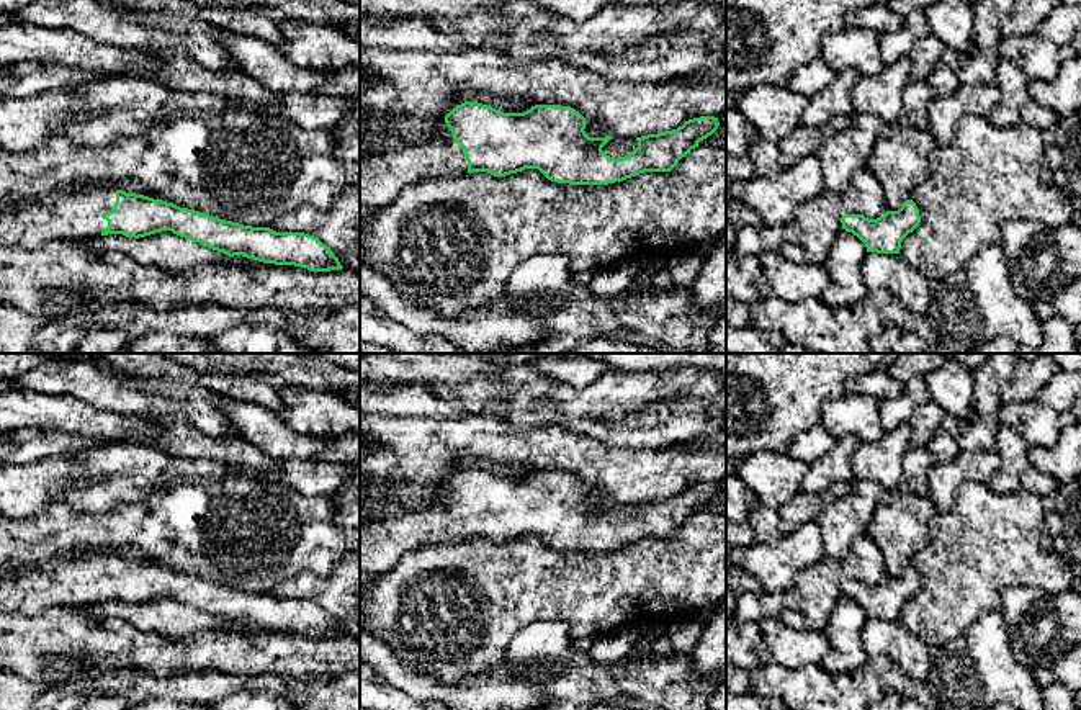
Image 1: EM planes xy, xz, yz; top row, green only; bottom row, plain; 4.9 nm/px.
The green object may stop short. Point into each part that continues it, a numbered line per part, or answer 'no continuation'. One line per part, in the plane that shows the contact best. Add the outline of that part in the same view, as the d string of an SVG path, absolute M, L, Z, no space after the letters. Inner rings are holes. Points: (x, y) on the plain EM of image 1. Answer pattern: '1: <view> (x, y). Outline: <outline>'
1: xy (66, 581). Outline: M114 555L54 556L46 564L23 564L16 573L0 574L0 612L38 615L54 607L87 607L101 604L108 594L103 579L116 569Z

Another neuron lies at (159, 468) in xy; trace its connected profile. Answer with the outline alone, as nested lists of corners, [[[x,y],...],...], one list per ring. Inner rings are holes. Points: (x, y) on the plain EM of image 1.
[[[137,440],[108,442],[83,455],[54,455],[34,463],[0,465],[0,517],[26,519],[41,514],[51,502],[64,502],[87,514],[106,514],[177,481],[222,479],[229,474],[268,478],[258,470],[237,470],[208,458],[175,456]]]

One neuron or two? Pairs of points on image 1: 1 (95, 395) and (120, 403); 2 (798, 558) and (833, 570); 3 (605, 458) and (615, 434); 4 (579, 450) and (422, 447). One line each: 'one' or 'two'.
1: one
2: two
3: two
4: one

